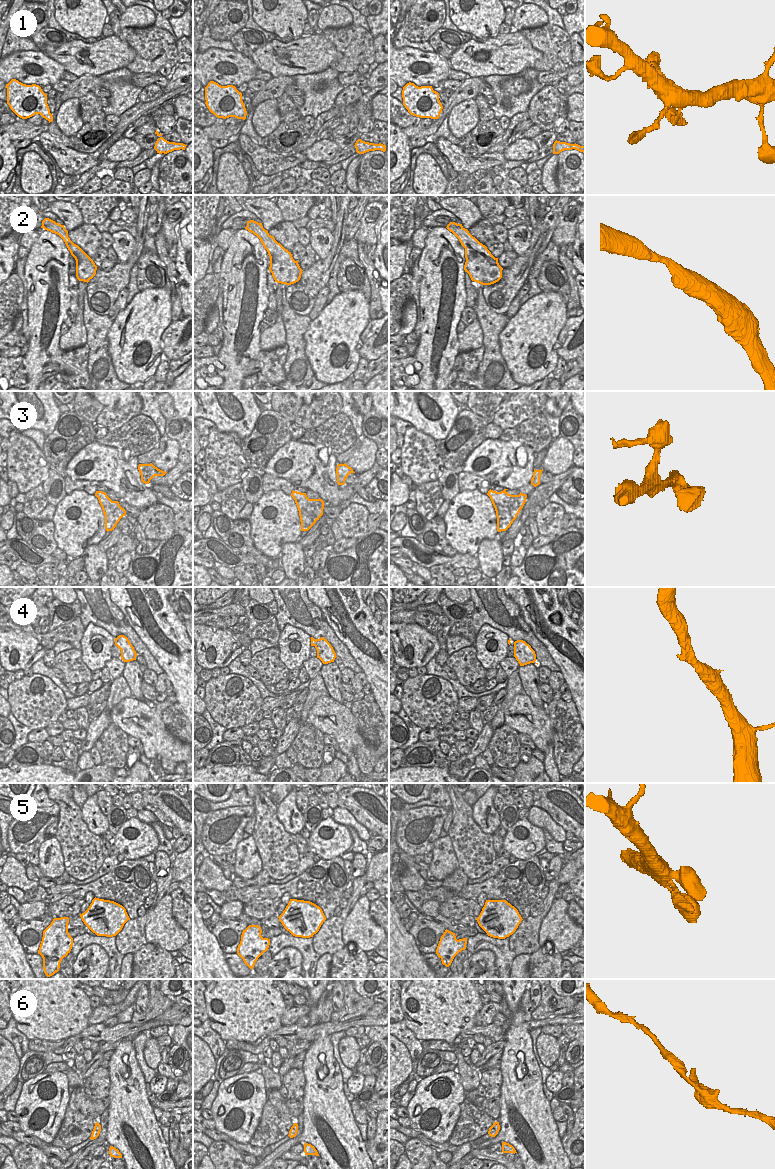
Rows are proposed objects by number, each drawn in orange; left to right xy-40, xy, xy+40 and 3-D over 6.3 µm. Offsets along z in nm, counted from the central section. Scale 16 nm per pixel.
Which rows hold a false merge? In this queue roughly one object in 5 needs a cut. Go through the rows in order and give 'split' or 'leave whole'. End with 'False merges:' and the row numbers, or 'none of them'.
1: leave whole
2: leave whole
3: leave whole
4: leave whole
5: leave whole
6: leave whole
False merges: none of them

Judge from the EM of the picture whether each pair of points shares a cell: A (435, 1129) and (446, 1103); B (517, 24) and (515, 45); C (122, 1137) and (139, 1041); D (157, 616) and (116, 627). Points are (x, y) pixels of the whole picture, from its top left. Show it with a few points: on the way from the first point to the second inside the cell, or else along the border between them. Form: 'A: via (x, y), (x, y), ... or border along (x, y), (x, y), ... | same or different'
A: via (435, 1123), (435, 1114), (440, 1109) | same
B: border along (514, 29), (519, 31) | different
C: border along (132, 1040), (135, 1058), (145, 1080) | different
D: border along (115, 604), (123, 614), (126, 622), (143, 642) | different

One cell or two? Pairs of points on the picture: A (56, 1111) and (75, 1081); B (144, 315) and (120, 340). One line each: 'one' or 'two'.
A: two
B: one

